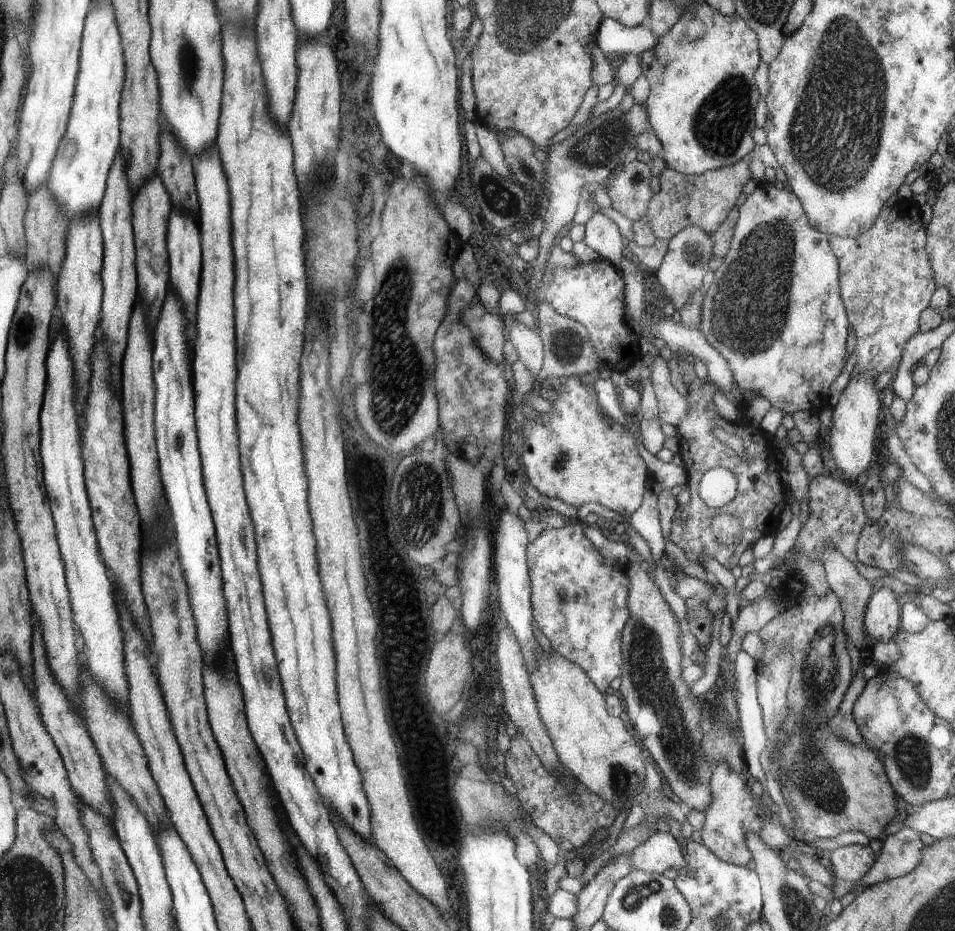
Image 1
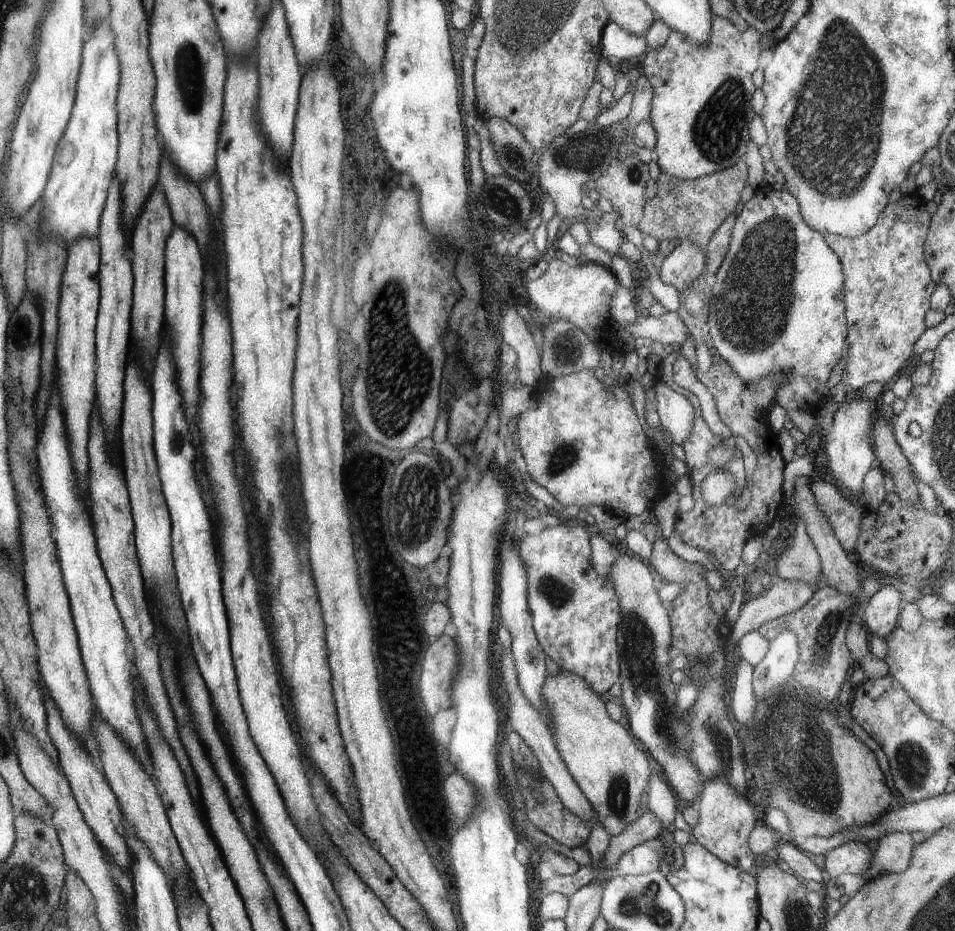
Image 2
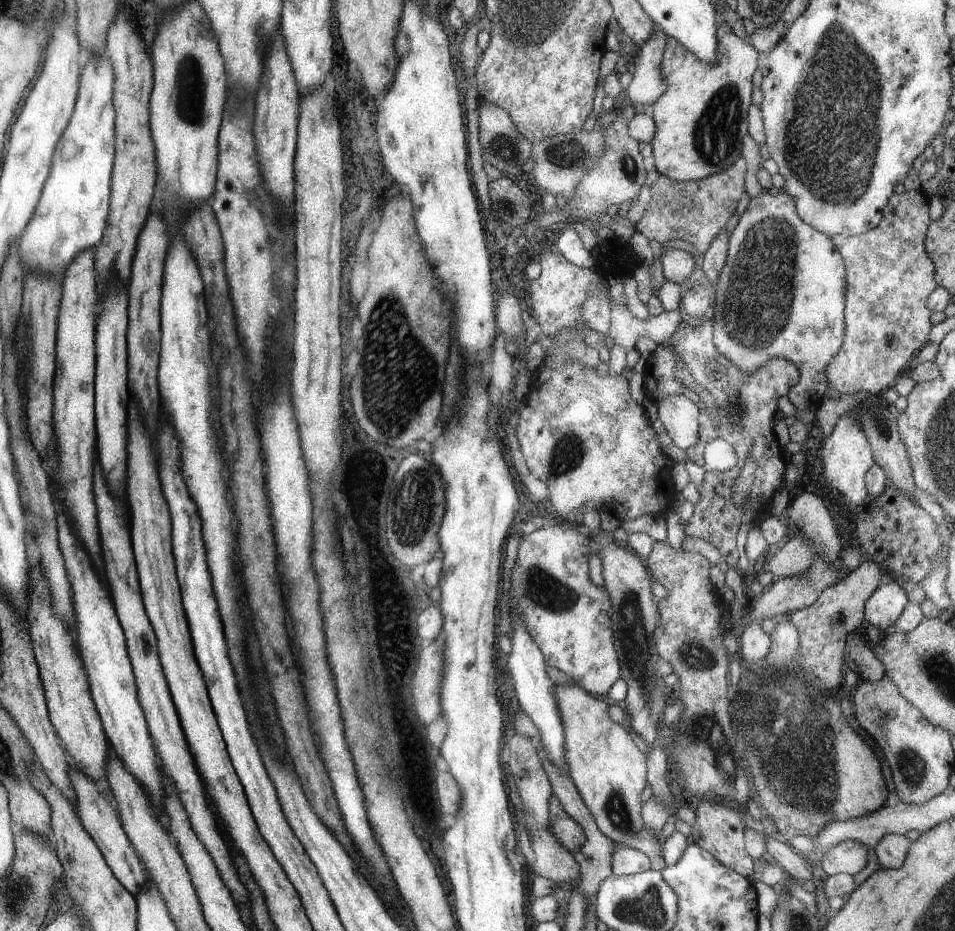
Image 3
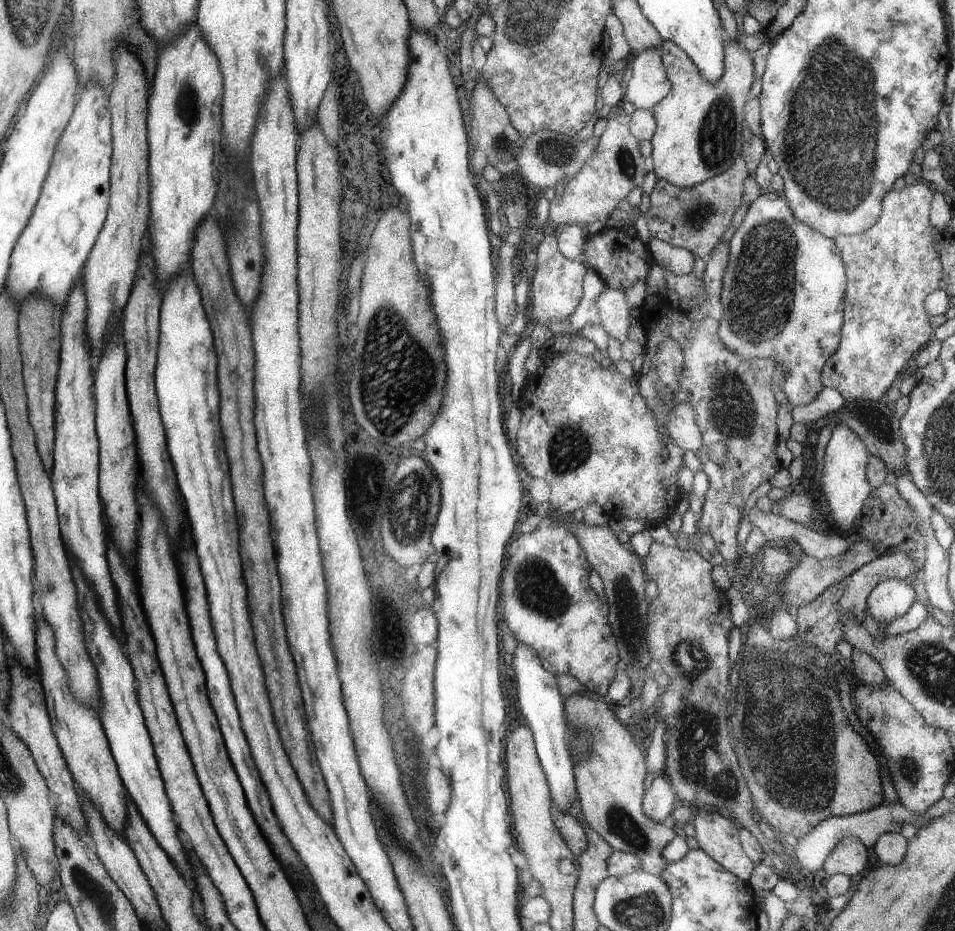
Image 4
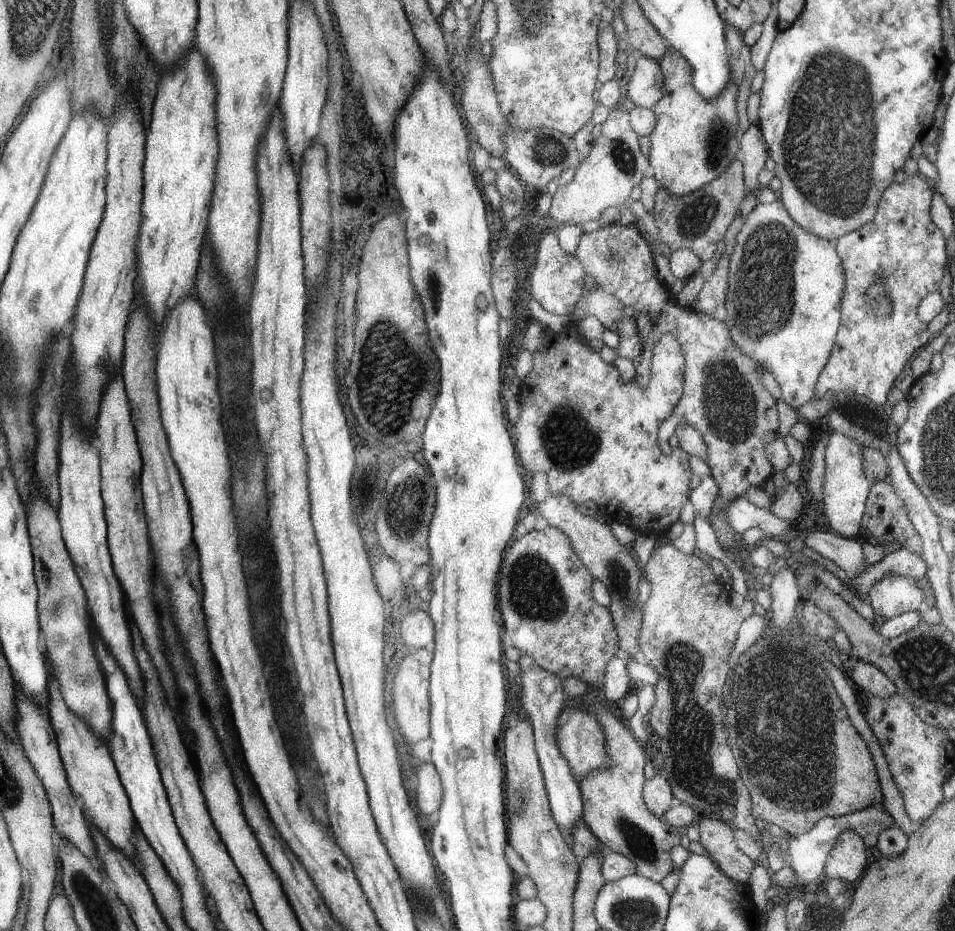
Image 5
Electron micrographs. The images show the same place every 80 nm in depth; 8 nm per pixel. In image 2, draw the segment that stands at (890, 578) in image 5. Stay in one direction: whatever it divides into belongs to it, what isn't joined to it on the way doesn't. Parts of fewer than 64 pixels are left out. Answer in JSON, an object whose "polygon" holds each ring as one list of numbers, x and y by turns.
{"polygon":[[881,586,862,608,863,625,869,634,887,639,898,625,901,598,895,586]]}

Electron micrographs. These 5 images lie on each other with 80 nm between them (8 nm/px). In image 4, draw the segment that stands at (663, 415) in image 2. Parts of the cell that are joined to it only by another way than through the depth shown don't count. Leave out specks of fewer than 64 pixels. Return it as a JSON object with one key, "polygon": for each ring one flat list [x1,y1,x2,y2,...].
{"polygon":[[673,404,673,408,666,414,667,433,671,444,683,451,695,453,702,446,702,435,695,424,693,408,689,404]]}

